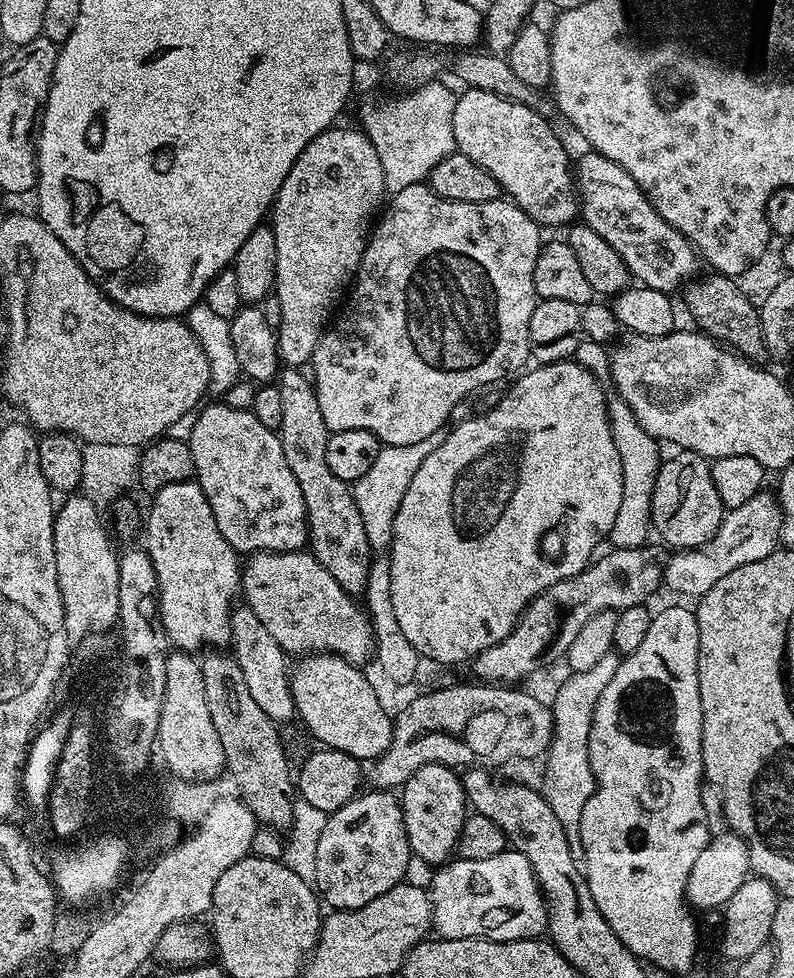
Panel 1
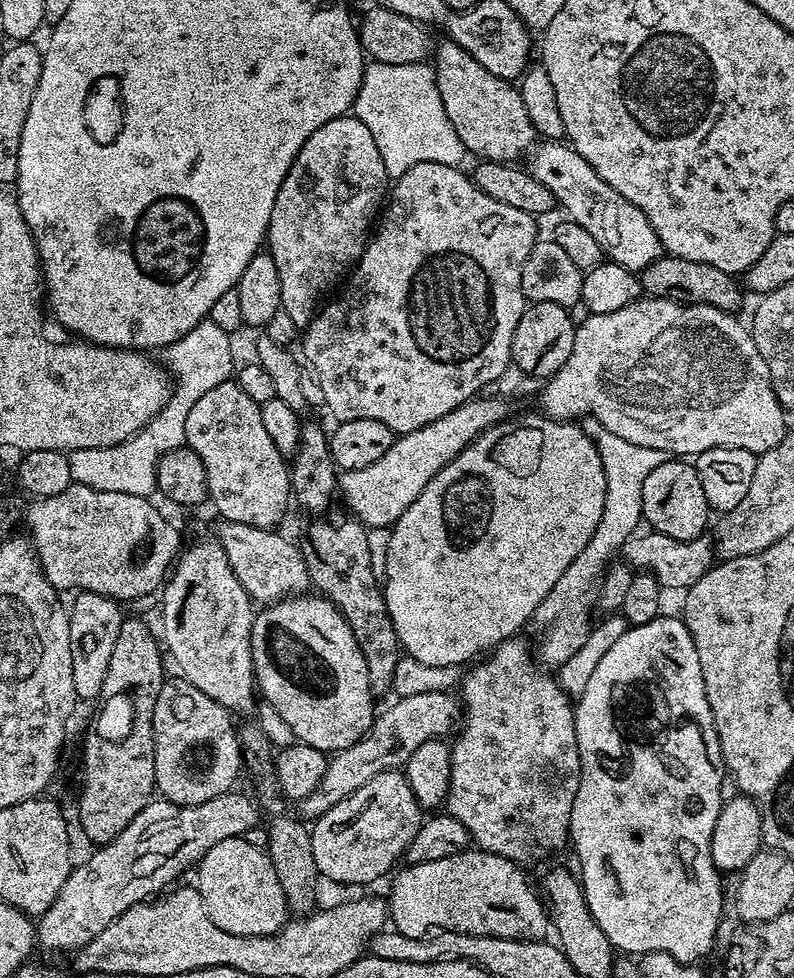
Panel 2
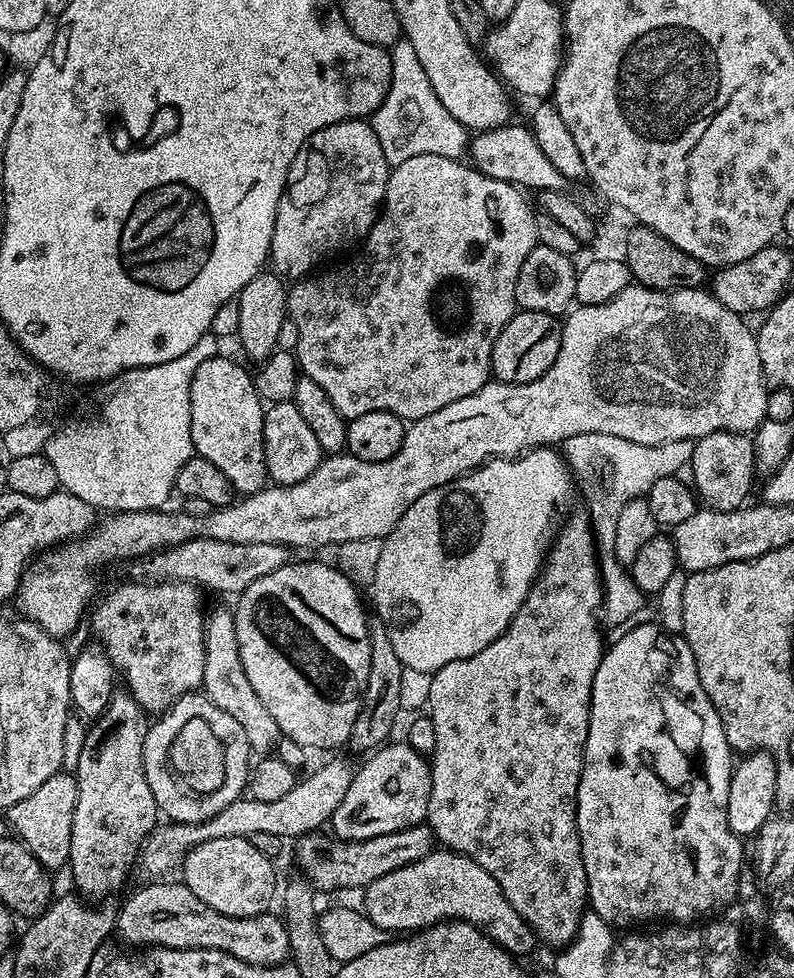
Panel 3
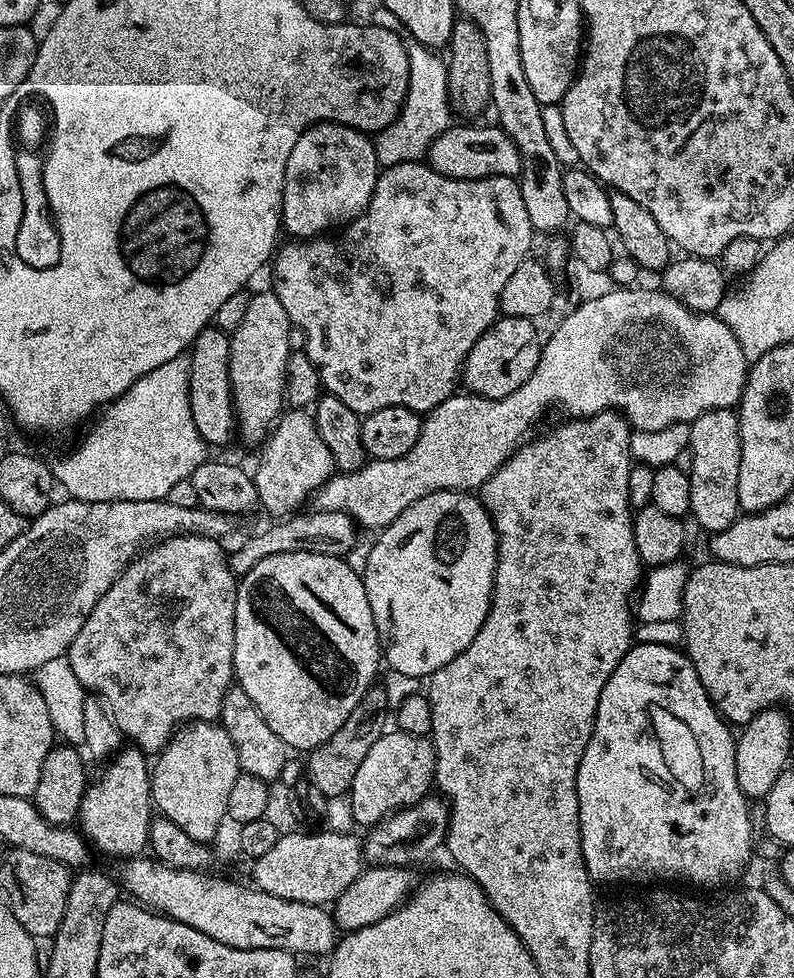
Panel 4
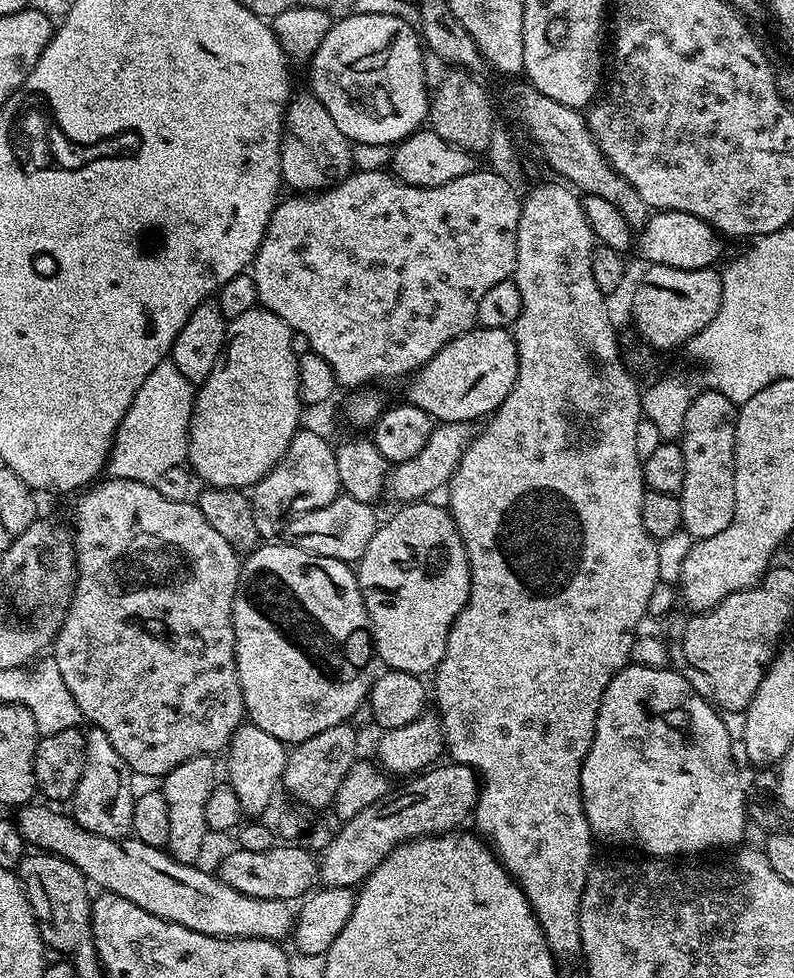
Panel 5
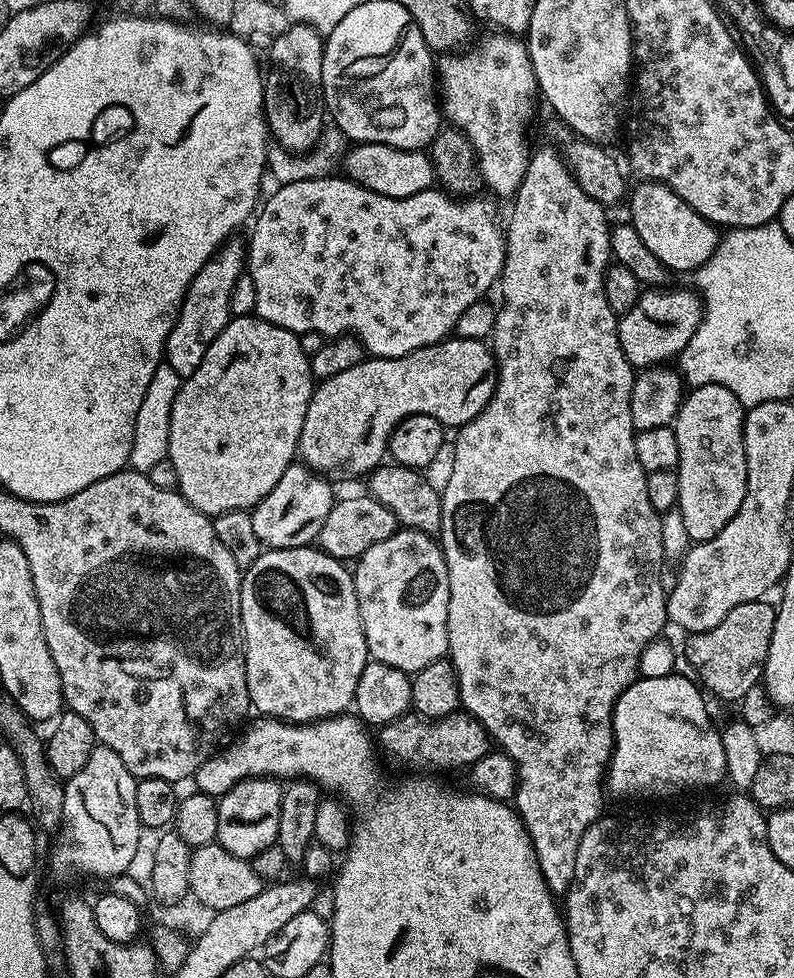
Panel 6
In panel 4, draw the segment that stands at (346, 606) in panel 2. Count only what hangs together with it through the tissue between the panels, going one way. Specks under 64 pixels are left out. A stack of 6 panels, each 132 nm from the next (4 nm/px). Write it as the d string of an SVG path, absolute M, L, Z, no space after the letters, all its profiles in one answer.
M383 687L369 688L362 702L358 702L358 706L350 710L350 718L346 718L346 722L338 726L334 738L322 742L322 746L313 748L307 753L306 779L308 783L317 787L327 798L343 797L354 782L354 774L358 774L358 766L362 766L362 761L366 759L370 746L374 746L374 742L378 742L378 738L385 731L384 712L388 711L388 699Z

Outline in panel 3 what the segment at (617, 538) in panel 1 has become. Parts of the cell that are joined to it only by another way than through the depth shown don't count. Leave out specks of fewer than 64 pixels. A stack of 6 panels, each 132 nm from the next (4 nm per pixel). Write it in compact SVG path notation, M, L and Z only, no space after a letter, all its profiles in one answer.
M574 434L574 438L566 438L562 445L562 455L568 462L569 468L572 469L573 477L577 481L584 480L588 477L592 481L598 482L604 474L604 468L596 464L596 452L602 459L608 463L608 493L605 494L602 489L595 490L592 498L588 502L587 519L592 526L592 534L596 538L596 555L600 562L600 582L604 585L604 602L602 605L602 620L605 625L611 626L626 620L630 614L637 613L638 609L646 604L645 593L638 590L636 583L632 581L631 571L624 567L615 558L614 538L615 523L618 520L619 511L632 499L643 497L658 482L658 478L675 476L683 473L691 465L693 441L679 440L678 442L666 442L658 446L642 446L638 442L626 442L626 438L614 438L613 436L595 436L594 434Z

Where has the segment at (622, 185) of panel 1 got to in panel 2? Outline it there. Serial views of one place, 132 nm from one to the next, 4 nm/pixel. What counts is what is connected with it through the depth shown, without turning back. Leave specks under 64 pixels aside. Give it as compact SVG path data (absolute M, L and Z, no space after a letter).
M541 139L527 153L526 167L528 173L538 178L538 182L542 182L550 194L554 194L557 205L568 211L565 212L567 219L578 222L582 230L589 232L596 245L604 249L609 261L639 274L662 254L660 239L658 234L654 234L654 226L650 226L646 214L642 214L634 202L626 202L626 198L622 198L614 186L606 186L606 182L598 178L594 166L590 166L582 154L575 152L571 144Z

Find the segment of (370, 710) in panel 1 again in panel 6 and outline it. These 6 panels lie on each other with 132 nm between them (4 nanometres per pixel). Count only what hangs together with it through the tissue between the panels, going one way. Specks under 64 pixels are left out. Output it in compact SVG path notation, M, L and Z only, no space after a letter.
M319 547L306 548L270 548L261 551L260 557L243 569L240 581L240 617L244 631L244 665L246 666L246 686L252 699L251 707L257 708L260 716L271 716L273 720L286 720L289 724L313 724L316 720L329 720L332 716L347 713L353 707L358 678L362 678L362 670L368 665L368 643L362 626L362 618L358 610L356 582L351 571L348 572L341 561L327 556Z

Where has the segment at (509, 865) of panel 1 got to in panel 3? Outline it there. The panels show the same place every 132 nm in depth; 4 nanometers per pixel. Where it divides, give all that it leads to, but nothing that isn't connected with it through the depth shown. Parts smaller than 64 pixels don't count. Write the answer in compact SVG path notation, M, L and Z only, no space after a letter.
M433 850L426 858L418 858L418 862L410 862L410 866L402 866L402 870L390 870L390 874L382 874L368 887L363 889L364 904L362 911L384 932L389 934L408 934L429 928L431 924L442 924L449 920L464 920L473 924L479 932L485 932L498 946L502 946L513 956L523 958L527 952L532 952L538 945L538 937L530 925L524 921L522 914L506 902L506 894L502 894L502 886L478 866L468 856L447 850Z

